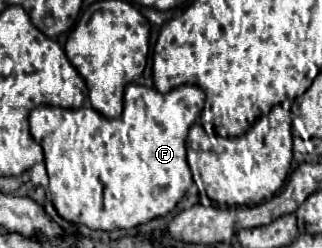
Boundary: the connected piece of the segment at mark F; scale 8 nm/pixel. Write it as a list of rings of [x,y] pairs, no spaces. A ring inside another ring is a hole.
[[[132,83],[126,87],[124,93],[124,111],[120,115],[120,119],[106,119],[102,117],[98,111],[94,111],[92,107],[80,107],[80,109],[62,109],[62,107],[50,107],[50,105],[40,105],[36,109],[30,111],[30,133],[34,137],[34,141],[42,147],[44,151],[44,163],[49,177],[49,185],[47,188],[48,197],[52,197],[52,203],[58,211],[58,215],[70,223],[82,223],[88,225],[92,230],[112,231],[113,229],[130,230],[136,225],[148,223],[156,217],[164,217],[168,215],[176,203],[184,197],[184,193],[188,191],[188,187],[192,185],[192,173],[190,167],[186,163],[186,135],[188,129],[194,125],[194,121],[198,119],[200,111],[204,107],[204,91],[200,87],[194,85],[182,85],[176,87],[174,91],[162,95],[156,89],[150,87],[142,87],[142,85]]]

